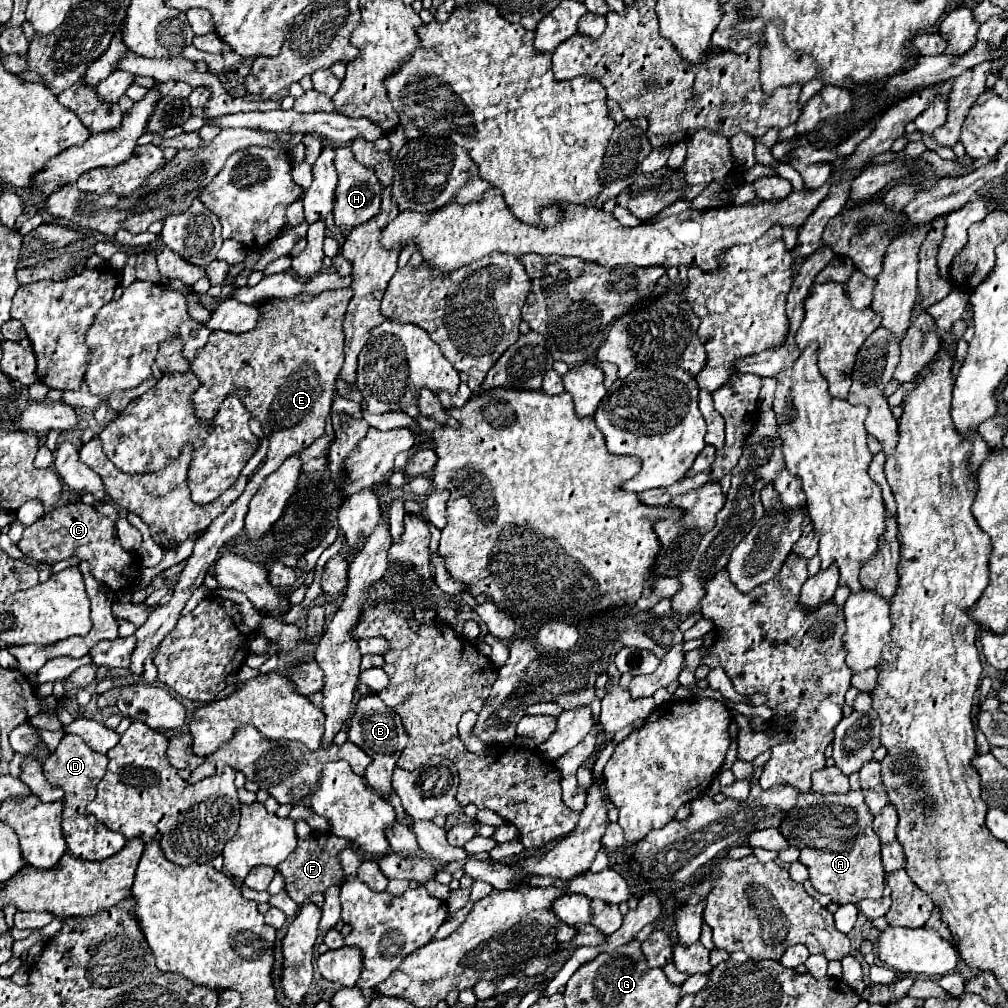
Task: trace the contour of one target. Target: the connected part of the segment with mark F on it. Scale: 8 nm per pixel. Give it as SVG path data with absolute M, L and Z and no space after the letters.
M314 832L310 834L308 840L298 840L296 850L288 856L288 860L284 860L278 870L282 872L282 876L286 878L286 892L290 894L292 900L296 900L296 904L306 904L308 896L314 892L324 894L324 890L332 884L340 884L344 878L342 874L342 866L338 862L338 852L348 848L352 844L348 844L348 840L340 840L338 836L332 836L330 832Z

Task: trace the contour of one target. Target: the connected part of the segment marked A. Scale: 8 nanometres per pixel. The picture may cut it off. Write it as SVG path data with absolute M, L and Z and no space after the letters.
M860 790L832 796L802 792L796 808L788 812L778 830L800 850L800 862L808 866L812 886L830 894L832 902L858 904L864 898L882 898L886 876L880 860L880 838L872 830L872 814Z

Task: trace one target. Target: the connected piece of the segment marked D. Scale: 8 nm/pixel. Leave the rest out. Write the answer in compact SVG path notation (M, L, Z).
M66 734L56 748L54 754L44 762L44 776L52 786L58 786L64 790L64 820L62 820L62 832L68 844L68 852L80 860L106 860L112 854L120 852L126 844L126 838L118 832L108 830L104 824L100 824L94 816L86 814L86 806L96 796L96 786L106 774L108 758L104 754L94 752L80 736Z

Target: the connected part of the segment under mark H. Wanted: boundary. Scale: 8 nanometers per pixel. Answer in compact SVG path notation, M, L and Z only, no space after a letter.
M336 148L336 172L338 172L338 186L336 186L336 208L334 208L334 222L340 228L352 230L358 224L368 222L380 212L380 200L384 186L378 182L372 168L364 168L352 154L350 148Z

